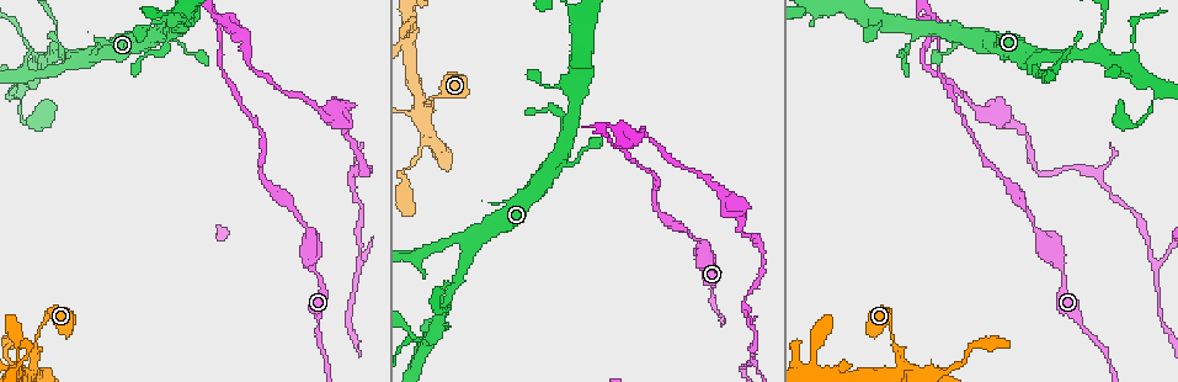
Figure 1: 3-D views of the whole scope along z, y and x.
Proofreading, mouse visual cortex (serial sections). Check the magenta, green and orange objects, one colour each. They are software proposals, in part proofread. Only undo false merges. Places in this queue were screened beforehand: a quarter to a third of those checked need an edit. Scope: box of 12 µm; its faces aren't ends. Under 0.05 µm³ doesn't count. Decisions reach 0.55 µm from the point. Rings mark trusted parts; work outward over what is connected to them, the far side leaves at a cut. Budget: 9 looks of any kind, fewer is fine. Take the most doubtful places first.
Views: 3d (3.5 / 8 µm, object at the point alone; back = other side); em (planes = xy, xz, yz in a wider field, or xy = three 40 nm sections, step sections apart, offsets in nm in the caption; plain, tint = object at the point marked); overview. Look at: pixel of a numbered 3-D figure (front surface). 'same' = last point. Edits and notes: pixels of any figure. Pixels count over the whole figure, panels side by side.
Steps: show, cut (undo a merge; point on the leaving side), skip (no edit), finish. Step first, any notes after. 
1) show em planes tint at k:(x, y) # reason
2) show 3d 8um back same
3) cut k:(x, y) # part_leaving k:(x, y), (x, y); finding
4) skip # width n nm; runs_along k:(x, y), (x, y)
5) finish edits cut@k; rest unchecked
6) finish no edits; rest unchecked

show em xy step 2 tint at 1:(230, 24)

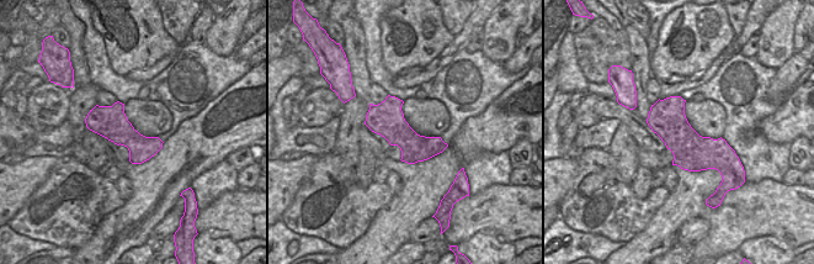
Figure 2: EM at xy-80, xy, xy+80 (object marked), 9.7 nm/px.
show 3d 3.5um same

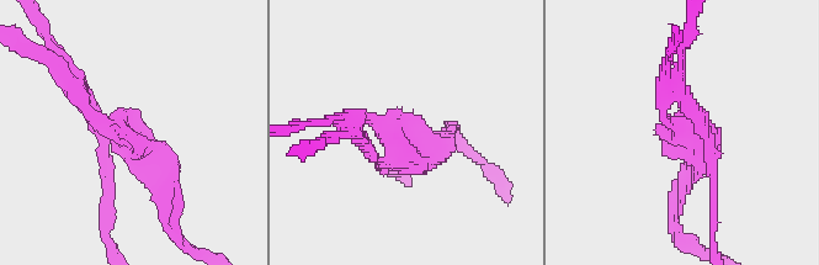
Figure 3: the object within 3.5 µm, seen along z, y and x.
cut 3:(121, 123) # width 340 nm; part_leaving 3:(113, 134), (170, 164), (177, 210); two cells meet here

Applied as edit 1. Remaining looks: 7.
show 3d 8um at 1:(55, 51) # sharp bend

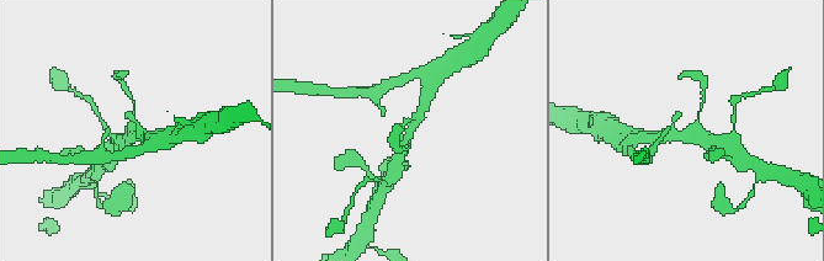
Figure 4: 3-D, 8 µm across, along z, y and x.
show 3d 3.5um at 4:(133, 136) # zoom in

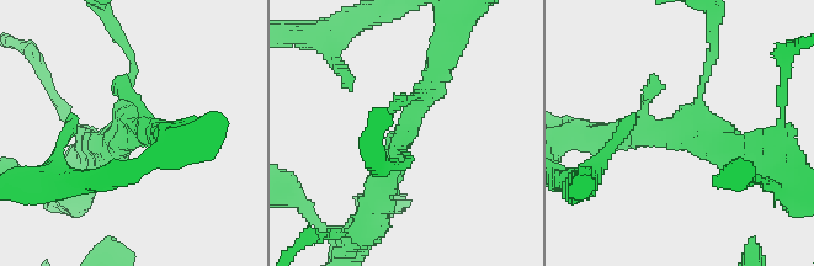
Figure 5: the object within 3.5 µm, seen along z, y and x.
show em xy step 5 tint at 5:(132, 128)

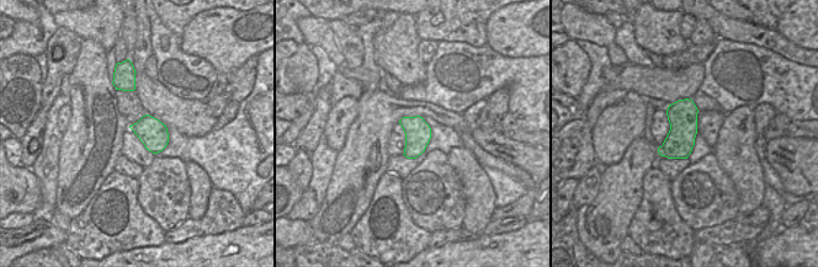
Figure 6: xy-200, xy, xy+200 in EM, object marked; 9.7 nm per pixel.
skip # width 260 nm; runs_along 5:(439, 56), (378, 195); continuous, no second cell

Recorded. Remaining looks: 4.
show 3d 3.5um back at 1:(35, 342) # thin neck

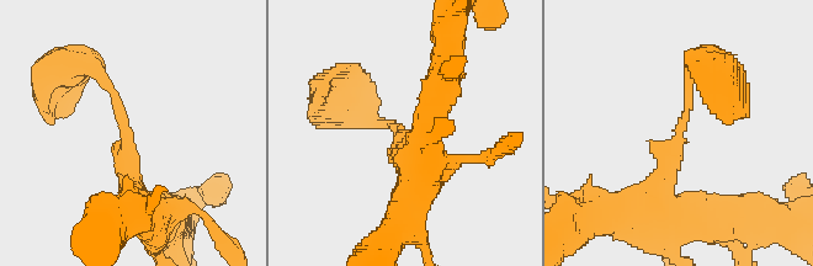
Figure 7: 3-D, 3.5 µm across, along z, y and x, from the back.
show em xy step 2 tint at 7:(677, 132) # arm_widths 200, 200 nm; shape alone is not enough

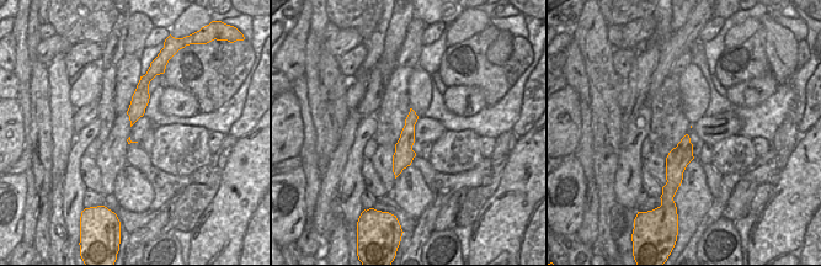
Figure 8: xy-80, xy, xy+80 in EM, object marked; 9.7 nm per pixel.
skip # runs_along 7:(89, 64), (115, 94), (142, 205); all the same cell

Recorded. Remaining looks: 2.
show 3d 3.5um back at 1:(18, 354) # three arms meet

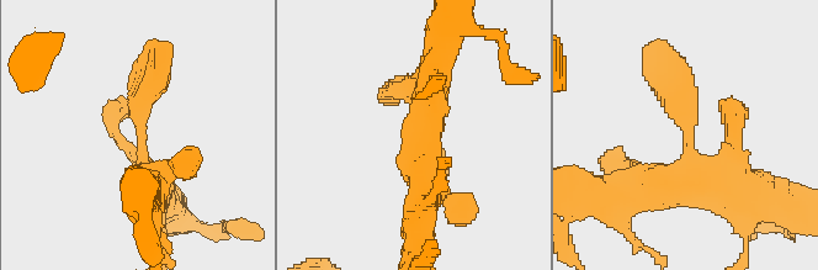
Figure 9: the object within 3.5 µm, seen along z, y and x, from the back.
show em xy step 5 tint at 9:(144, 137) # arms 3; arm_widths 350, 400, 400 nm

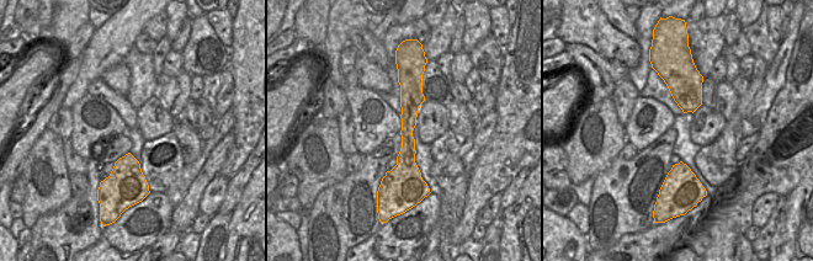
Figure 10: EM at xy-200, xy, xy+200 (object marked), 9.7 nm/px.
skip # runs_along 10:(412, 78), (405, 171), (397, 184); continuous, no second cell

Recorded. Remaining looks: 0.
finish edits cut@3; rest unchecked

